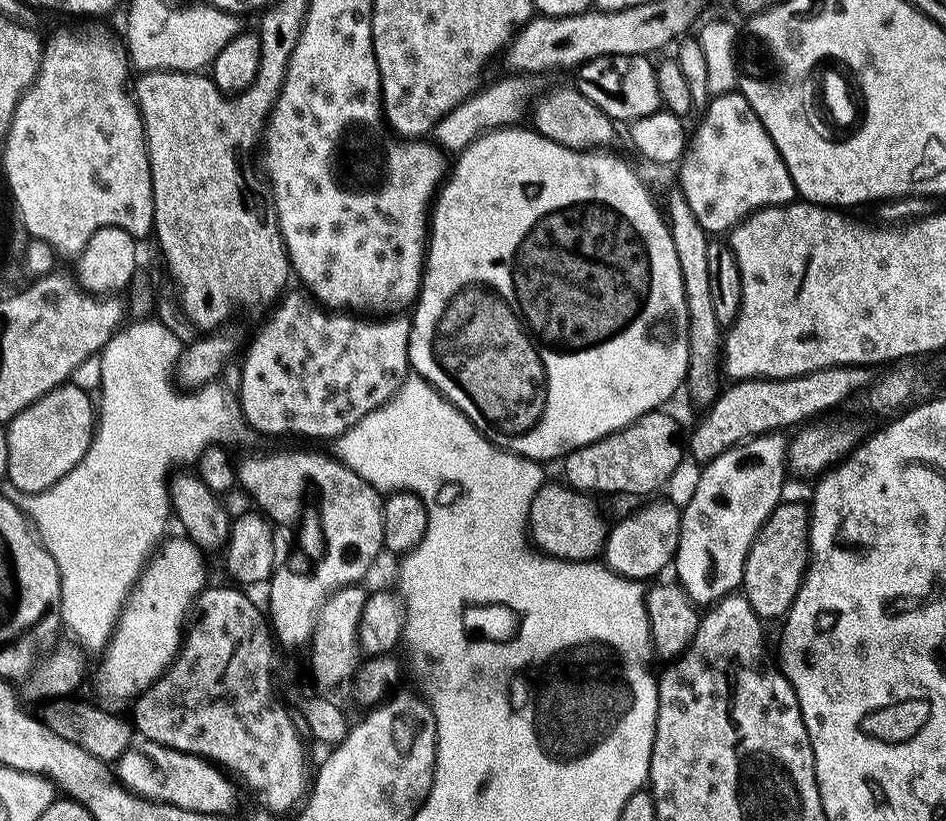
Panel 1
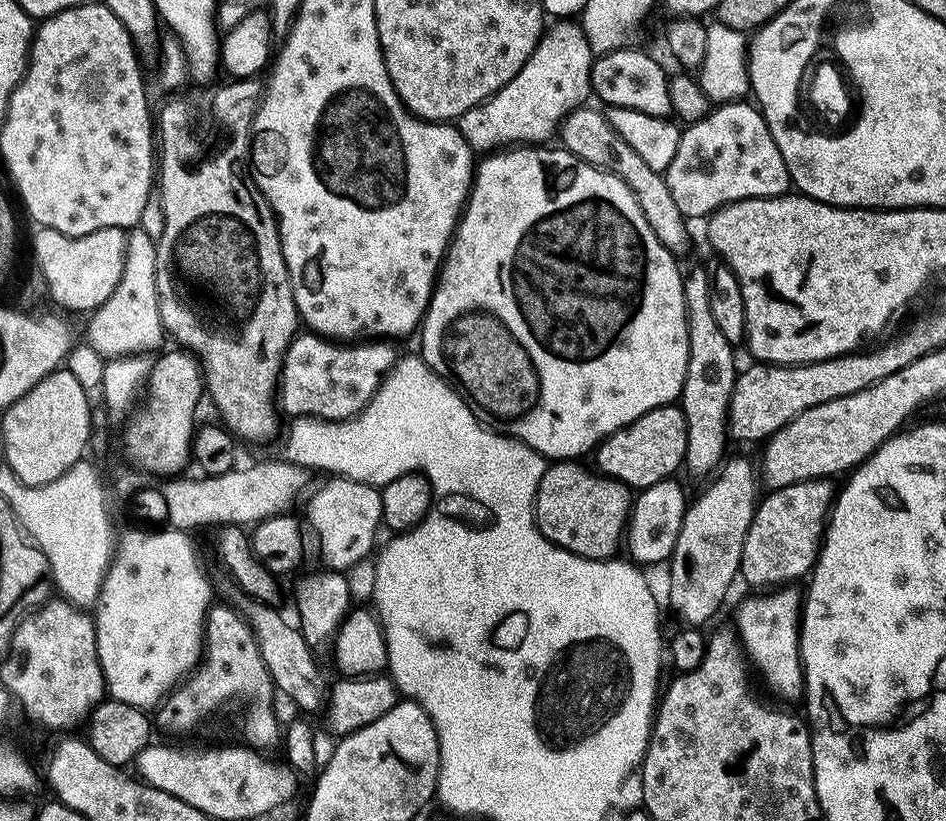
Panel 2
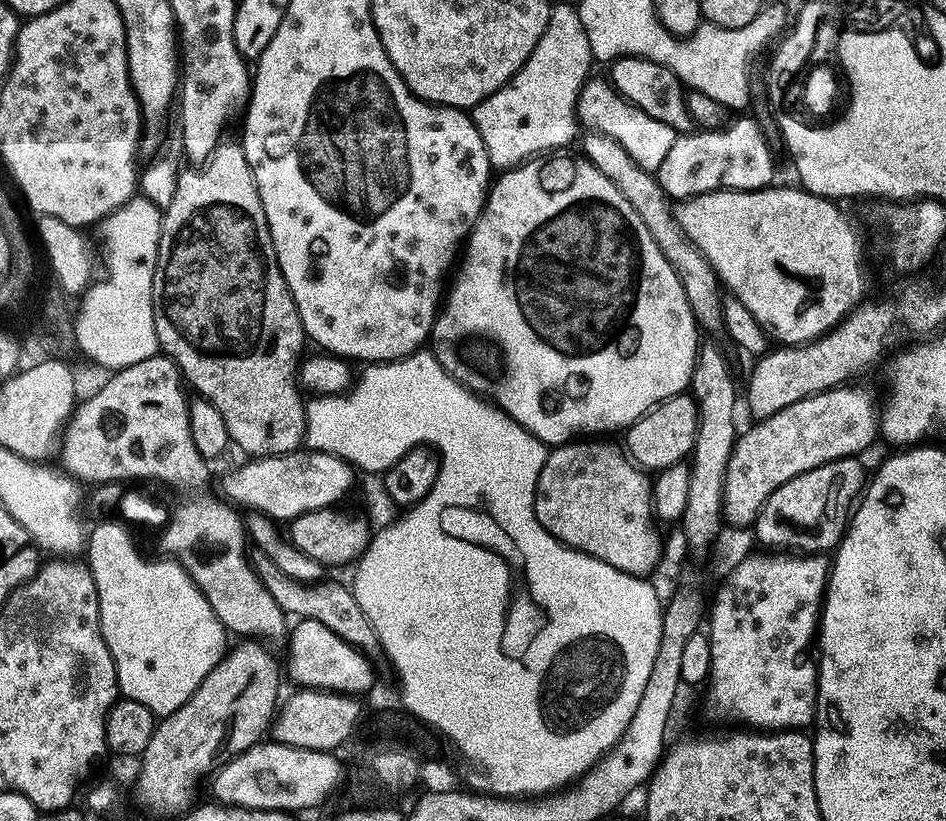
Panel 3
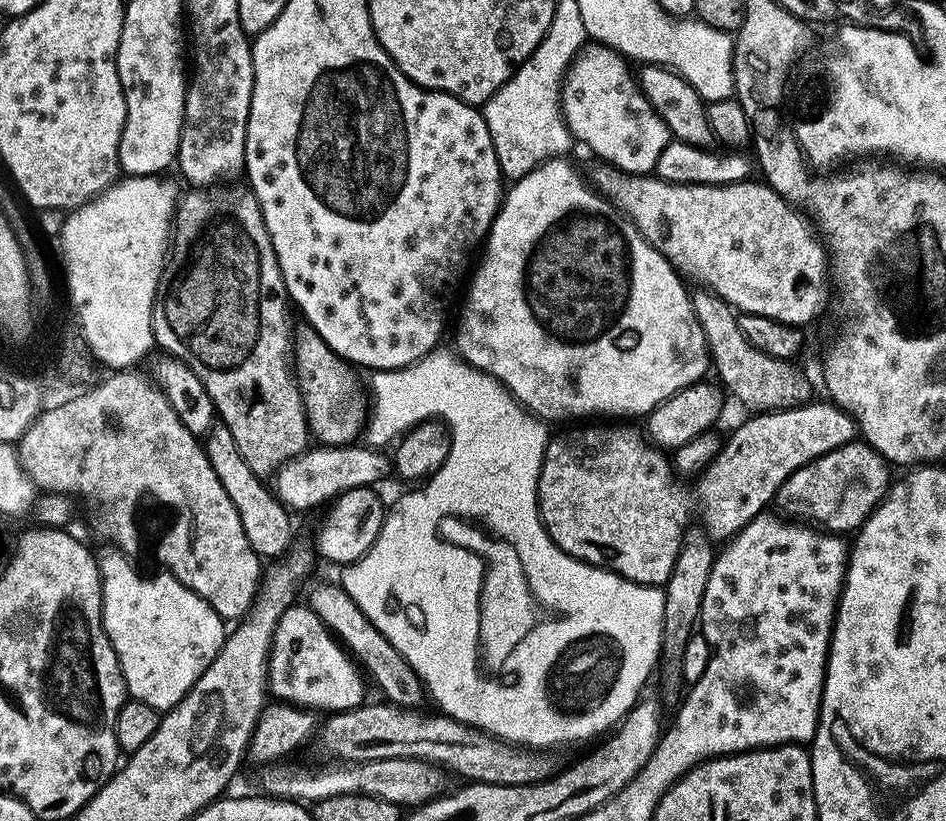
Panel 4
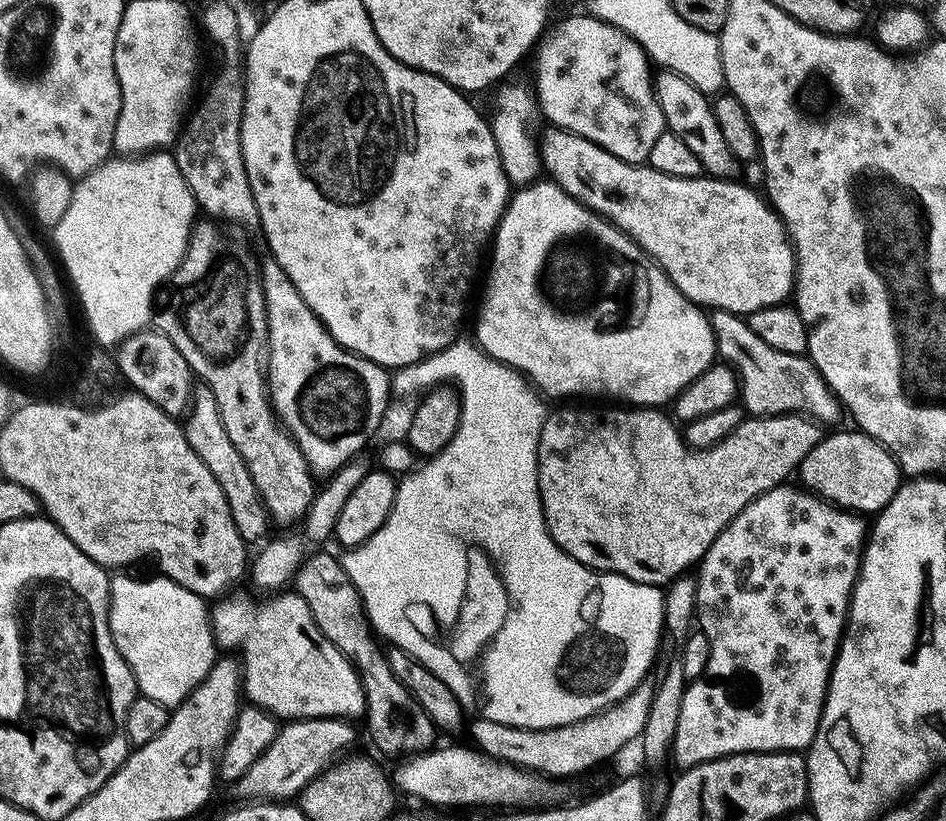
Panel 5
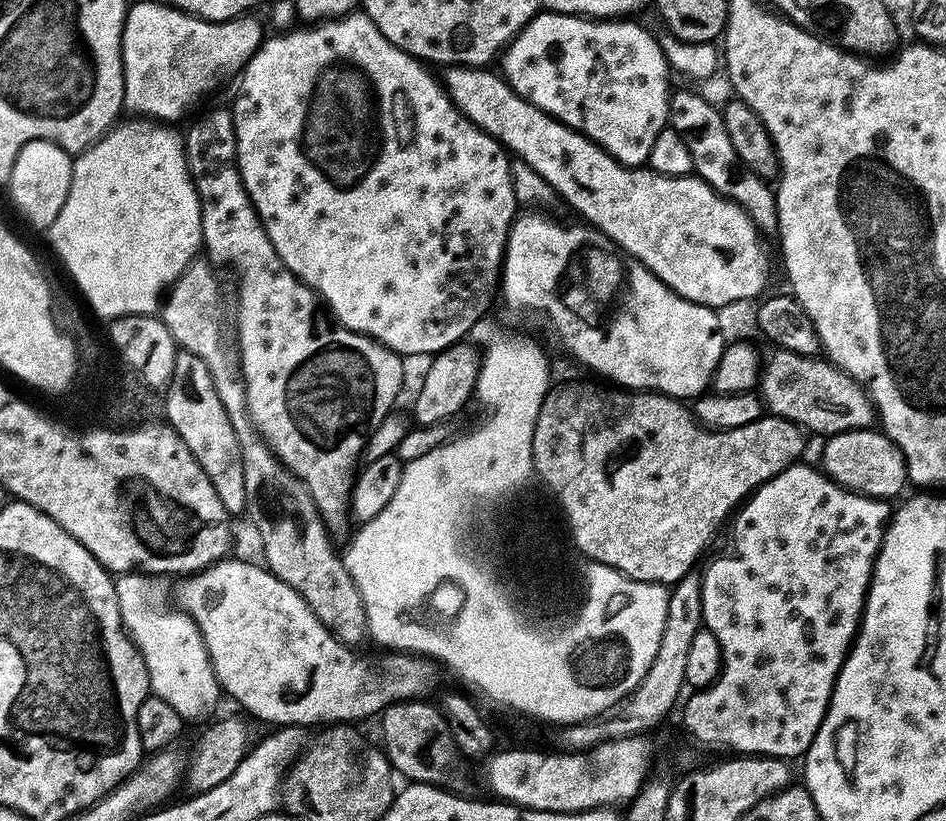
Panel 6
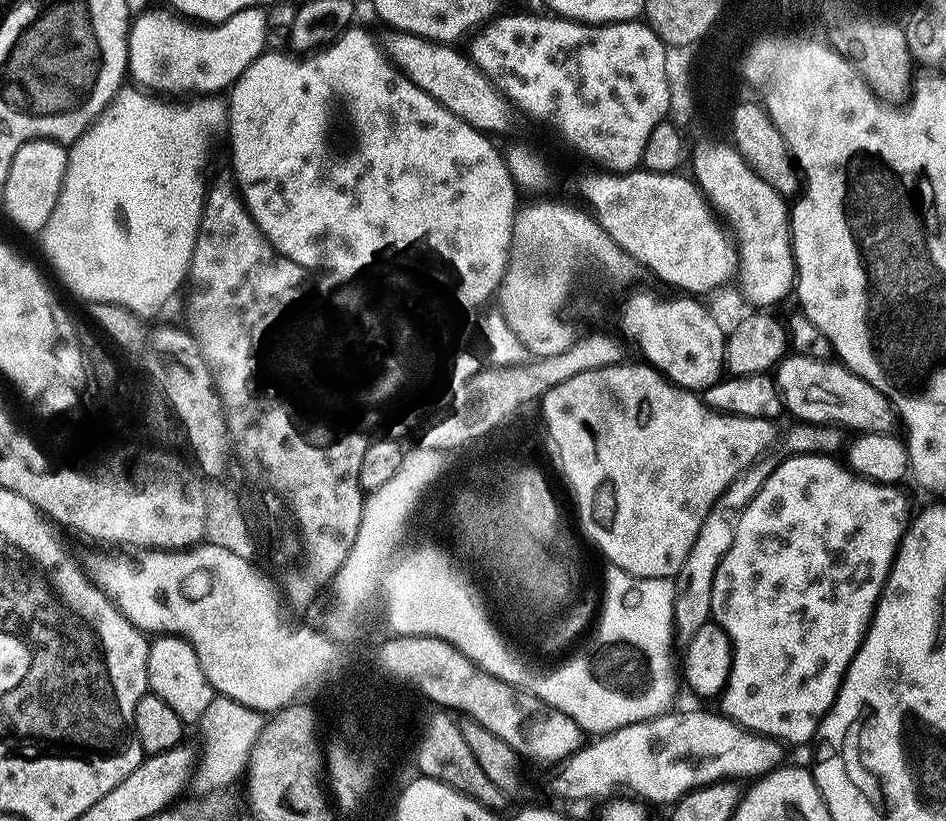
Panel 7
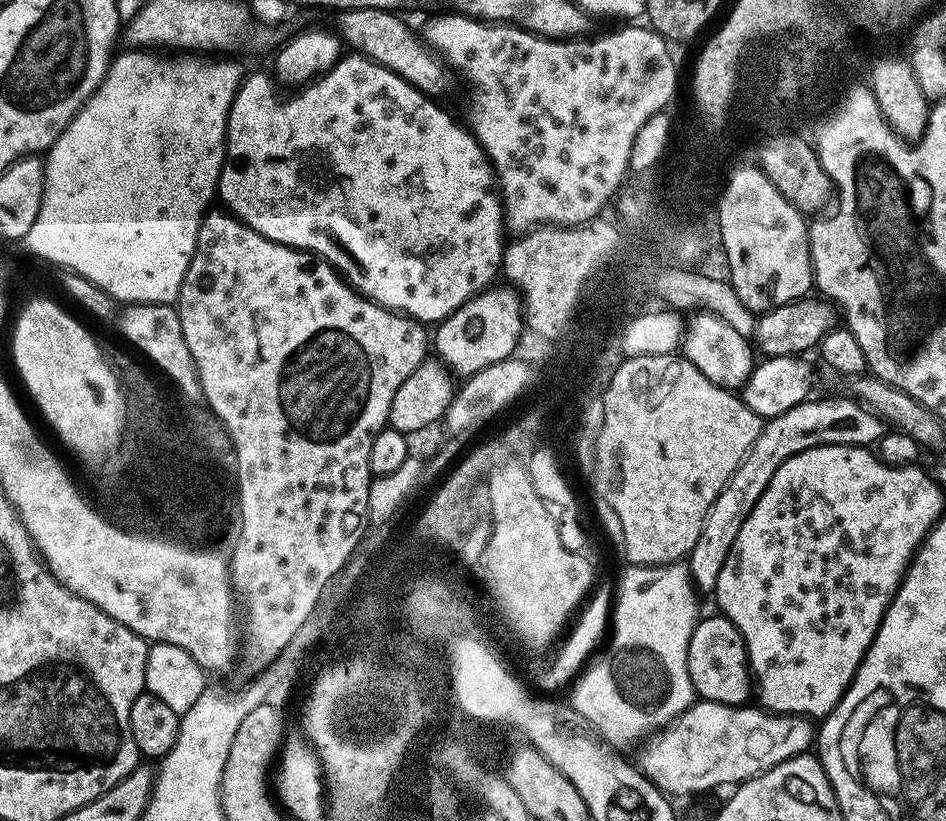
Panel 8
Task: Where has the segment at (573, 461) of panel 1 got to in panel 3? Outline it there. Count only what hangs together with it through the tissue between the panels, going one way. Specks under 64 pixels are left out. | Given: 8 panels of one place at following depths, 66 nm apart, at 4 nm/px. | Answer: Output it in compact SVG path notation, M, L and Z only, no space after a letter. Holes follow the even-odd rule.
M692 394L675 396L652 408L637 424L627 429L626 451L633 464L649 474L659 474L685 463L693 455L699 433L699 406Z

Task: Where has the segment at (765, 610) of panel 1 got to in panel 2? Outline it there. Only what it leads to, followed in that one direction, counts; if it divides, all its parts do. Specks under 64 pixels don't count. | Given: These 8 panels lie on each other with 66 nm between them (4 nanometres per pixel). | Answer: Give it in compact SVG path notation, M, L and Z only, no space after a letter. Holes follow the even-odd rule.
M829 479L798 483L769 493L759 503L743 546L740 575L752 589L764 592L790 586L815 571L835 503L836 488L831 484Z

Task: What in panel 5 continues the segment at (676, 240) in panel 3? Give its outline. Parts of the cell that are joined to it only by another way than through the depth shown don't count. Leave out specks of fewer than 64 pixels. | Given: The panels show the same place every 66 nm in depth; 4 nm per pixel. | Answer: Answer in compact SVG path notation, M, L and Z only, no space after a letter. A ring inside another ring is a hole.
M713 311L710 319L719 359L740 377L742 404L753 417L802 416L821 426L839 422L841 402L807 355L782 354L782 350L766 346L766 342L750 330L747 319L732 312Z

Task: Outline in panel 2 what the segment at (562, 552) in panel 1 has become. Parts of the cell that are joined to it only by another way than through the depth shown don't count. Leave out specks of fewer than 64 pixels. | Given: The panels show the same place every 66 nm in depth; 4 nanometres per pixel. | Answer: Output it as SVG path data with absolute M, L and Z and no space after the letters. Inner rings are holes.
M556 462L549 467L536 495L536 524L540 533L562 550L581 556L583 560L611 560L625 543L634 496L626 485L619 484L617 480L609 480L591 467L583 468L582 465L580 462Z

